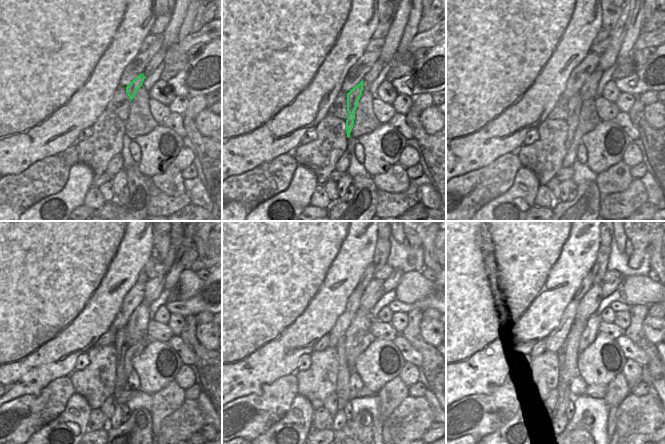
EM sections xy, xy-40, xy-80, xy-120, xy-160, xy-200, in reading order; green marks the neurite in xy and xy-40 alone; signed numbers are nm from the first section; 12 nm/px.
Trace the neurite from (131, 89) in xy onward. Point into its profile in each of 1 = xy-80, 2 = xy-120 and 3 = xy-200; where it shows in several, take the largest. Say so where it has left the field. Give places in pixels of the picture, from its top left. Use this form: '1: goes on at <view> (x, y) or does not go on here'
1: goes on at xy-80 (574, 105)
2: goes on at xy-120 (120, 343)
3: goes on at xy-200 (565, 397)

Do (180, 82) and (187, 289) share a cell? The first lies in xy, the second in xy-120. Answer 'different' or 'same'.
different

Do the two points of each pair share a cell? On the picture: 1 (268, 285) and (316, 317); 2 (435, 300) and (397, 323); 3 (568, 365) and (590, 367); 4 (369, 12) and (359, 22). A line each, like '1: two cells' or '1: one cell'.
1: one cell
2: two cells
3: two cells
4: one cell

